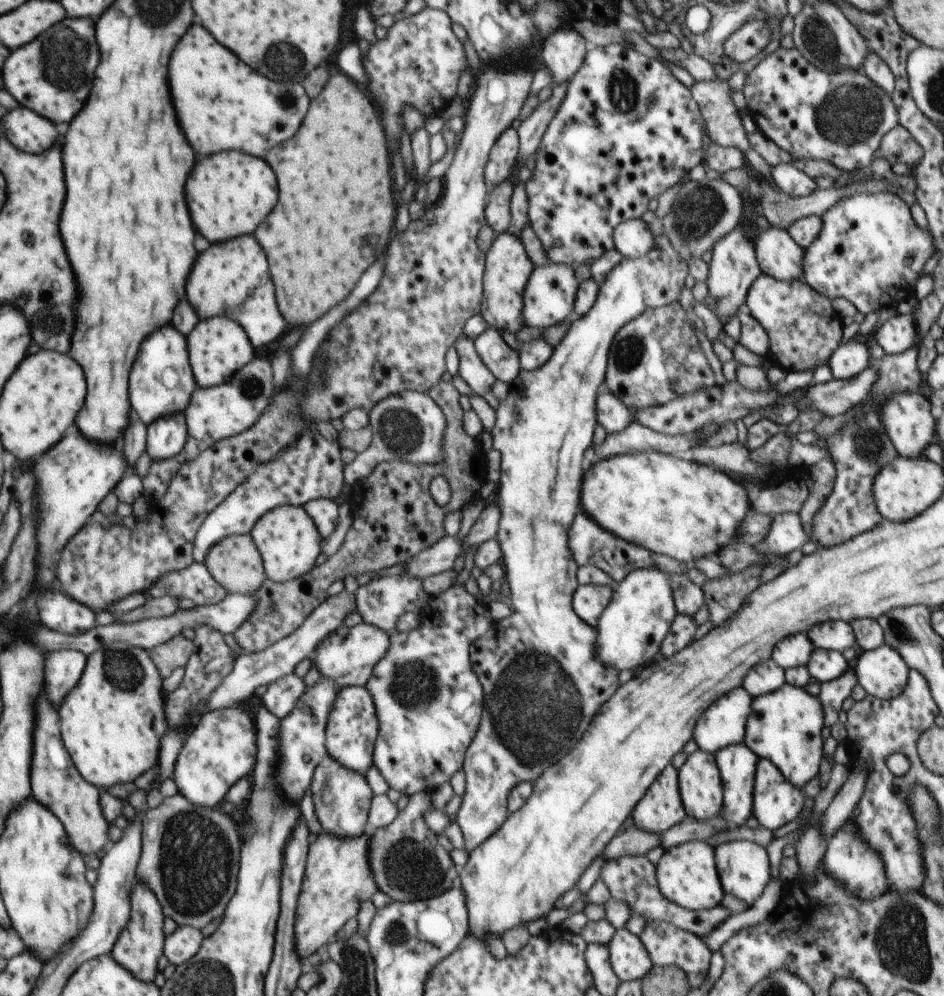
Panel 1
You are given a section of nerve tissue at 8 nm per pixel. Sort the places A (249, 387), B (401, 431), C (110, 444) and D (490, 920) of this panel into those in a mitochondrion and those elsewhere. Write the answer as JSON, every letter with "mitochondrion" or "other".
{"A":"mitochondrion","B":"mitochondrion","C":"other","D":"other"}

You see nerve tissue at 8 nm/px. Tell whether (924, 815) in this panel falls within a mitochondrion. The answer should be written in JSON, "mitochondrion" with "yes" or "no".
{"mitochondrion":"yes"}

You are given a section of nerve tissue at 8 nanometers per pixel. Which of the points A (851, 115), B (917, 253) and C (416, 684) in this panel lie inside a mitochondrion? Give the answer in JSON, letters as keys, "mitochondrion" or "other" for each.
{"A":"mitochondrion","B":"mitochondrion","C":"mitochondrion"}

